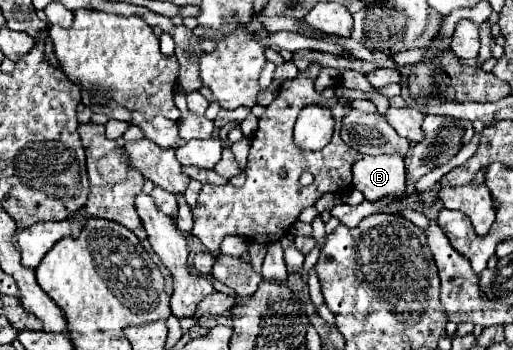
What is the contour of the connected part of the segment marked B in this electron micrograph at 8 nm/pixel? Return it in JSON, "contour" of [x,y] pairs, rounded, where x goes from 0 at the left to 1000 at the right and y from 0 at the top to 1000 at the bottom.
{"contour":[[[776,440],[764,446],[710,446],[690,469],[690,537],[710,554],[717,577],[737,577],[749,566],[788,566],[791,560],[791,486]]]}

